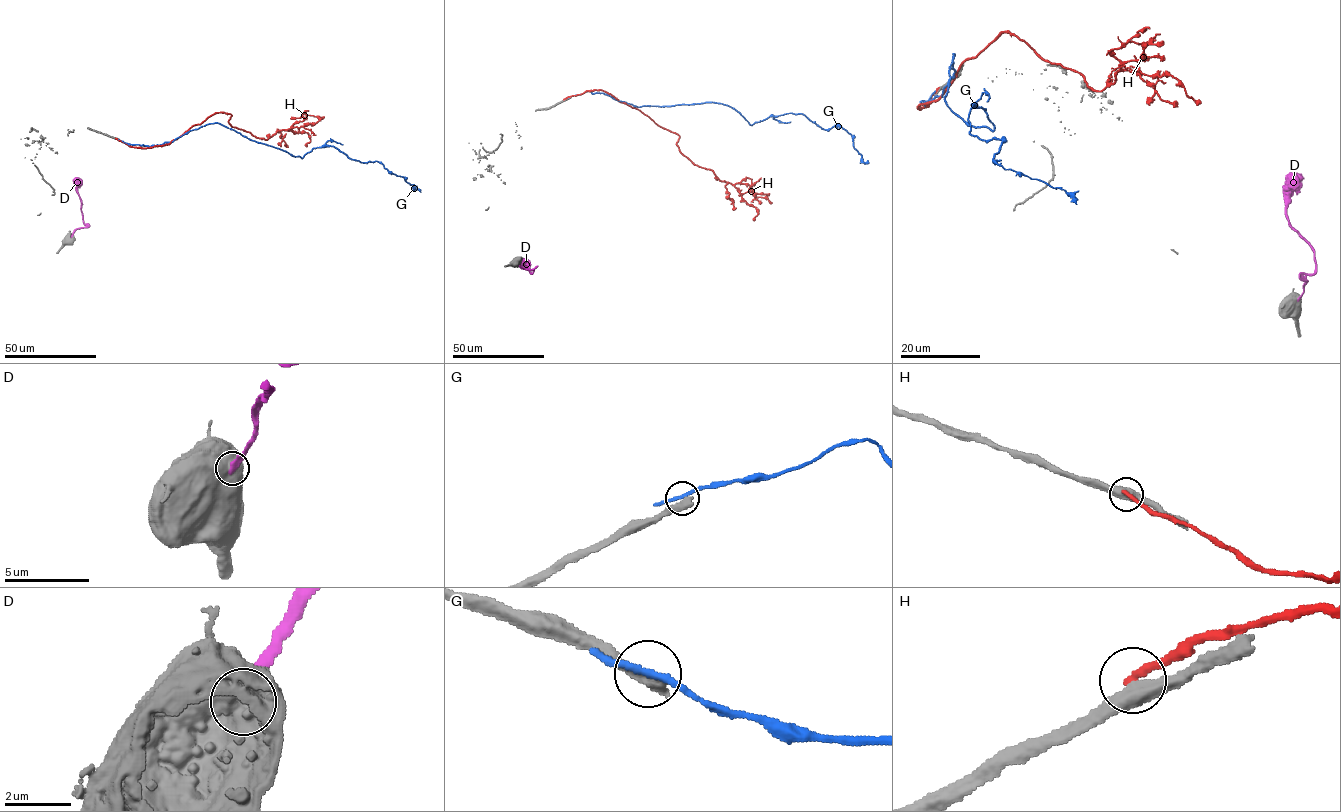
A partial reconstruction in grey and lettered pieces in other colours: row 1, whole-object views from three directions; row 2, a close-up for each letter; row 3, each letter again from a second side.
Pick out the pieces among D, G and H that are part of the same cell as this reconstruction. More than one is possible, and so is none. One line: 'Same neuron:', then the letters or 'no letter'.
Same neuron: no letter

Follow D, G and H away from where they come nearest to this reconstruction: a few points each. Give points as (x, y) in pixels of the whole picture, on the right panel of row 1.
D: (1298, 299), (1307, 275), (1311, 275), (1315, 268), (1314, 250), (1291, 227), (1286, 215), (1290, 185), (1301, 174)
G: (933, 93), (920, 102), (953, 54), (946, 104), (993, 130), (985, 109), (970, 134), (1070, 202)
H: (938, 88), (918, 108), (1001, 32), (1103, 90), (1160, 33)

